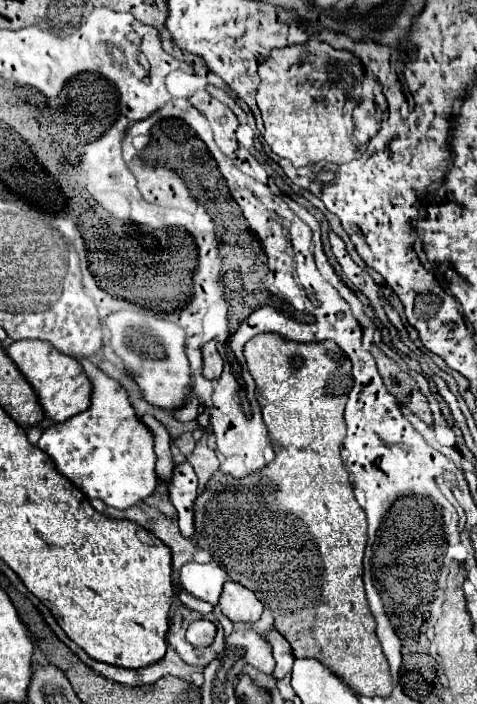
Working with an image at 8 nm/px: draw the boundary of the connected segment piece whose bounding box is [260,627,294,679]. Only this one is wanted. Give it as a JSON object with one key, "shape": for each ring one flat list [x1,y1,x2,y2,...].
{"shape":[[274,627,262,631,260,635,268,641,268,645,272,647,272,655,274,655,274,659,276,659,276,669,274,669,272,675,274,675,276,679,288,675,290,669,292,669,292,663,294,663,294,655,292,655,290,643,288,643]]}

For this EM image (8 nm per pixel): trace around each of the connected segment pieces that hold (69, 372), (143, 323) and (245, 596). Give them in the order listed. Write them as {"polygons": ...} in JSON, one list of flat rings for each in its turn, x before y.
{"polygons":[[[40,339,14,341,6,347,6,353,16,363,16,367,26,377,26,381,32,385,46,419,66,421,88,407,92,385,80,365,80,361,76,361,74,357,60,353,52,343,40,341]],[[116,311,106,319,110,331,110,347,124,361,138,387,144,391,146,401,158,407,176,409,184,405,190,393,192,379,188,379,188,357,184,351,184,331,154,311]],[[228,581,224,585,218,607,232,623,244,625,254,625,264,611,262,601,250,589,246,589,236,581]]]}

